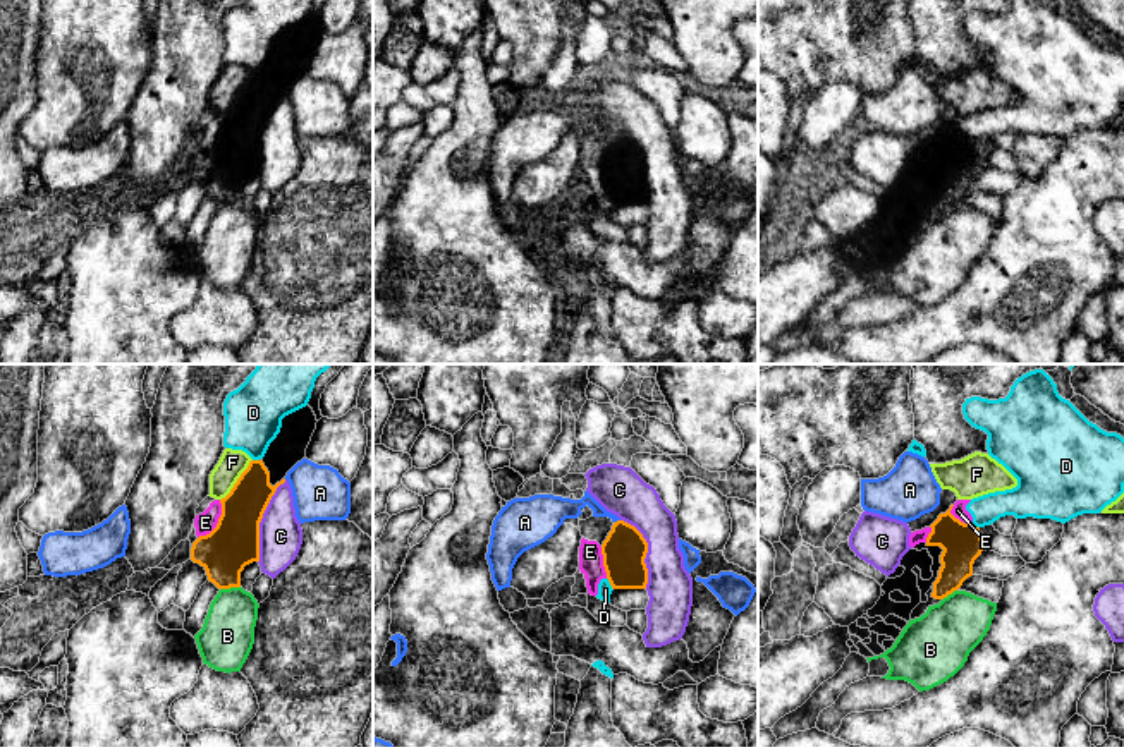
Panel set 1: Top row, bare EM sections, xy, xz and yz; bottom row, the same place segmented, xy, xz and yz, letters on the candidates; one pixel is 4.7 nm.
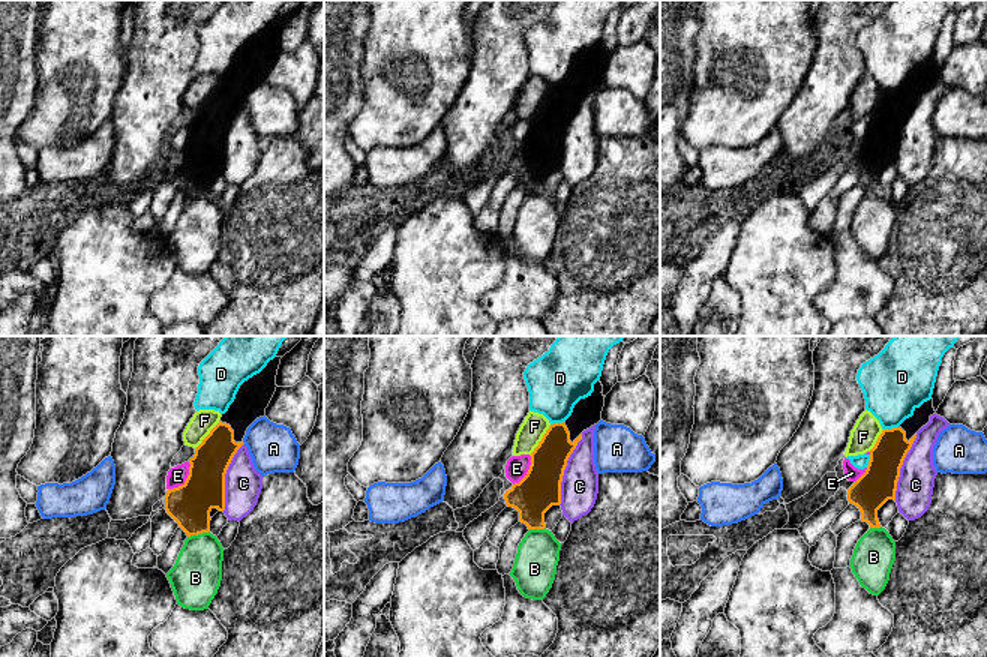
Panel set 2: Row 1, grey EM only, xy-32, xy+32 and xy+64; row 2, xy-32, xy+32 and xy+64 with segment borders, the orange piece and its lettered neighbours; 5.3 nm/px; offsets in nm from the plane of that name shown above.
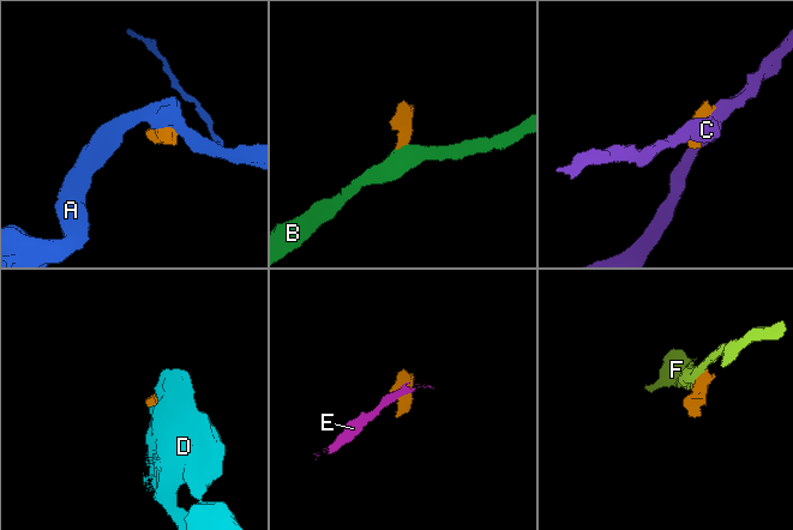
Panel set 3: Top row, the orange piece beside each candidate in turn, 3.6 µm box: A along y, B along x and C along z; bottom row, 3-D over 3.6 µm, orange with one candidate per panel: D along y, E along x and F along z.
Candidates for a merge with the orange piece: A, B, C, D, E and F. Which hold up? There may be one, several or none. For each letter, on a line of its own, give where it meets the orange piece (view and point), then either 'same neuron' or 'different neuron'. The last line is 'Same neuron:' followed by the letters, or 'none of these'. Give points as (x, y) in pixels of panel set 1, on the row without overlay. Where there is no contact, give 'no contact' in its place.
A: contact xz (617, 136); different neuron
B: contact xy (229, 203); different neuron
C: contact xy (260, 136); different neuron
D: contact xz (610, 200); different neuron
E: contact xy (219, 138); different neuron
F: contact xy (238, 95); different neuron
Same neuron: none of these

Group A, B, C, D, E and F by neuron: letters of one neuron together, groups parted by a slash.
A / B / C / D E / F

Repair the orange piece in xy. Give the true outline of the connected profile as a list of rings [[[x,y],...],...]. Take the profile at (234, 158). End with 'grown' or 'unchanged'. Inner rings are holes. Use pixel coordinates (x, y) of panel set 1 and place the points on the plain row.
[[[309,21],[285,31],[277,53],[260,76],[251,76],[230,108],[220,115],[217,143],[199,151],[191,175],[199,179],[218,204],[241,203],[241,187],[260,177],[260,137],[287,88],[302,74],[316,45]]] | grown

